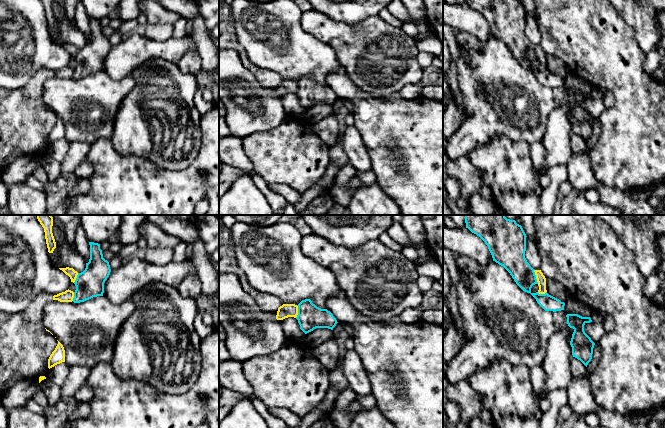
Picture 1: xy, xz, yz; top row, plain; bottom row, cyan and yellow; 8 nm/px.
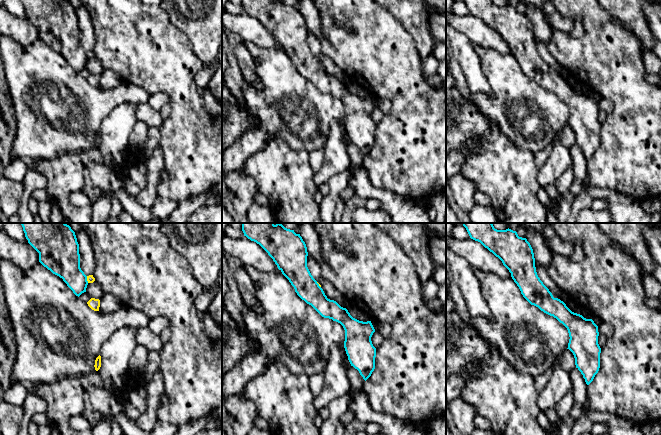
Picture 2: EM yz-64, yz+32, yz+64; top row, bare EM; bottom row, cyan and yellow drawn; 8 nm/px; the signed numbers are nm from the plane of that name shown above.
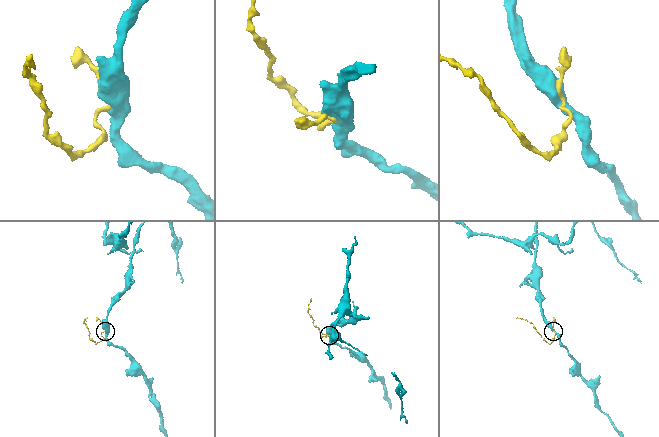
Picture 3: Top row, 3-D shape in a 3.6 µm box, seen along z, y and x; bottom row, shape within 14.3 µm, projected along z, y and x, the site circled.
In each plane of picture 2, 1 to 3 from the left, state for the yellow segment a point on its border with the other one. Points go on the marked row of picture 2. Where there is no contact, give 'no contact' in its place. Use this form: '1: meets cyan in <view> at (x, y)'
1: meets cyan in yz-64 at (86, 279)
2: meets cyan in yz+32 at (318, 285)
3: no contact

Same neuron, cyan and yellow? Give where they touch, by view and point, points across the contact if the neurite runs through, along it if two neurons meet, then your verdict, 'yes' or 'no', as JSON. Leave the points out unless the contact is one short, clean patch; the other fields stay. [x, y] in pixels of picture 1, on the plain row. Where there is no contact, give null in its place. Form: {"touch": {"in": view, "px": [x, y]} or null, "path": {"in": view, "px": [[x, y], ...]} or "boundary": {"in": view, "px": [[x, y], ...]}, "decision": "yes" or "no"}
{"touch": {"in": "yz", "px": [535, 53]}, "boundary": {"in": "yz", "px": [[533, 46], [538, 59]]}, "decision": "no"}

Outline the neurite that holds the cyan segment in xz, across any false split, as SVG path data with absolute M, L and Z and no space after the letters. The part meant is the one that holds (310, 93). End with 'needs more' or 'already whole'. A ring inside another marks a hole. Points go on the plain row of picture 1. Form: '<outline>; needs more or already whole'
M310 75L302 76L297 82L298 91L296 95L298 96L300 105L305 110L316 104L333 106L338 99L330 87L317 83Z; already whole

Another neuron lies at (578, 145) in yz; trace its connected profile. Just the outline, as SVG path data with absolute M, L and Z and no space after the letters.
M572 133L570 137L570 145L573 154L581 154L587 151L587 143L577 134Z

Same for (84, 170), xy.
M84 159L76 168L75 175L82 179L88 179L93 174L93 166L88 159Z

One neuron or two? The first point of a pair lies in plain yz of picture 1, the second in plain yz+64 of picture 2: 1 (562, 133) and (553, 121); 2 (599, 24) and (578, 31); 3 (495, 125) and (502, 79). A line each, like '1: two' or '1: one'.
1: two
2: two
3: one

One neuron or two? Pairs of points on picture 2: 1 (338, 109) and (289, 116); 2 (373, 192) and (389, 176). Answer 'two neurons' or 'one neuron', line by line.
1: one neuron
2: two neurons

